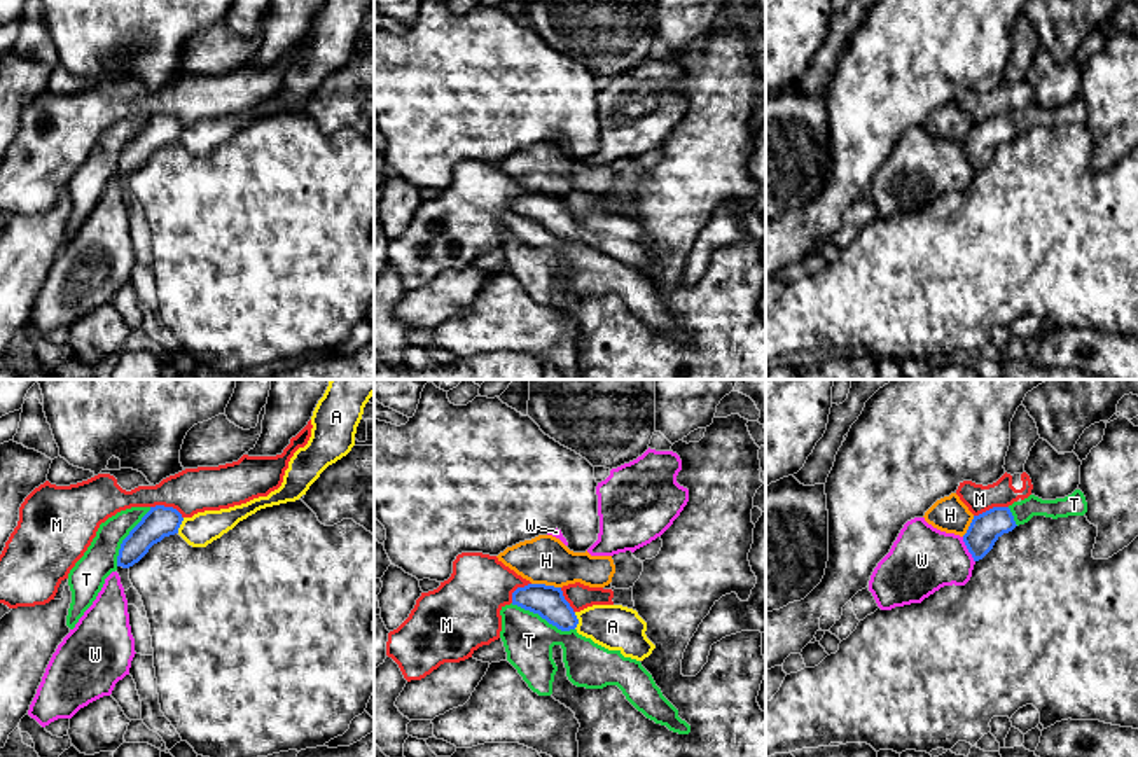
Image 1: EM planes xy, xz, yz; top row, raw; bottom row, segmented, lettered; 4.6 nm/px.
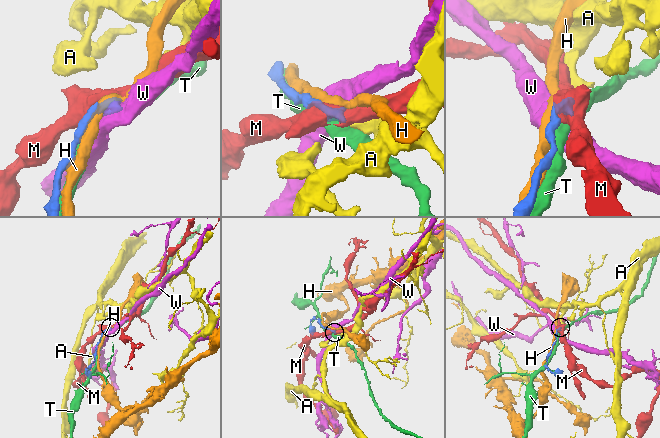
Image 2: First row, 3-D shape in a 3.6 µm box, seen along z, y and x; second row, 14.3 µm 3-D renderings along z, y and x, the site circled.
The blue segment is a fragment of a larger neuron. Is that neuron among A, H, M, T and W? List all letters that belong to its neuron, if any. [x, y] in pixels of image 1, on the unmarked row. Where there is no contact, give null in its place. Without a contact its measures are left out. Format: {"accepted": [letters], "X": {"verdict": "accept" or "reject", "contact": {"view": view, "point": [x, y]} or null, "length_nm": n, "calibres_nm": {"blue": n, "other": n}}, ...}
{"accepted": ["A"], "A": {"verdict": "accept", "contact": {"view": "xz", "point": [577, 229]}, "length_nm": 80, "calibres_nm": {"blue": 150, "other": 200}}, "H": {"verdict": "reject", "contact": {"view": "xz", "point": [546, 194]}, "length_nm": 140, "calibres_nm": {"blue": 150, "other": 220}}, "M": {"verdict": "reject", "contact": {"view": "xy", "point": [168, 116]}, "length_nm": 160, "calibres_nm": {"blue": 150, "other": 200}}, "T": {"verdict": "reject", "contact": {"view": "xz", "point": [542, 226]}, "length_nm": 320, "calibres_nm": {"blue": 150, "other": 240}}, "W": {"verdict": "reject", "contact": {"view": "yz", "point": [967, 156]}, "length_nm": 130, "calibres_nm": {"blue": 140, "other": 300}}}

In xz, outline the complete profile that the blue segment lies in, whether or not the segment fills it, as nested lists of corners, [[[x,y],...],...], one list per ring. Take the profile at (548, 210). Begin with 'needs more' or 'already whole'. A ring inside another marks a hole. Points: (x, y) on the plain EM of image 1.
needs more; [[[528,192],[512,201],[512,213],[538,222],[561,240],[575,238],[594,252],[619,259],[624,266],[643,269],[656,253],[647,247],[647,231],[636,219],[622,213],[593,213],[575,220],[561,196]]]

